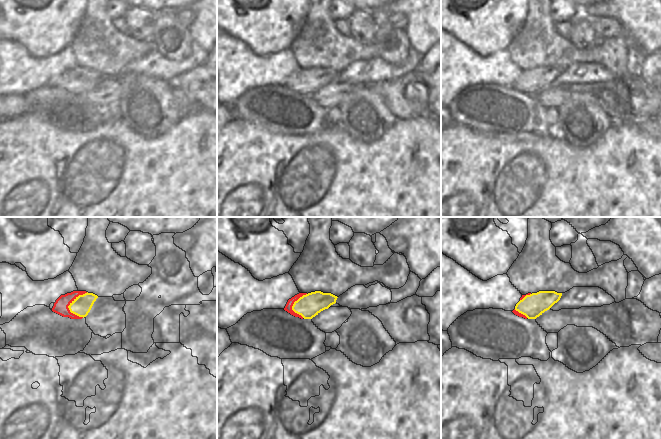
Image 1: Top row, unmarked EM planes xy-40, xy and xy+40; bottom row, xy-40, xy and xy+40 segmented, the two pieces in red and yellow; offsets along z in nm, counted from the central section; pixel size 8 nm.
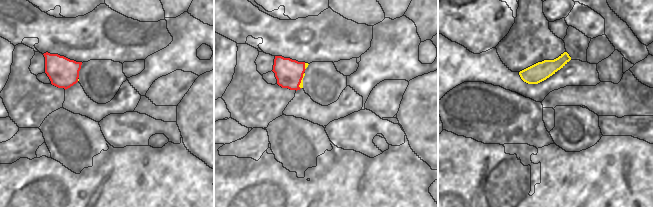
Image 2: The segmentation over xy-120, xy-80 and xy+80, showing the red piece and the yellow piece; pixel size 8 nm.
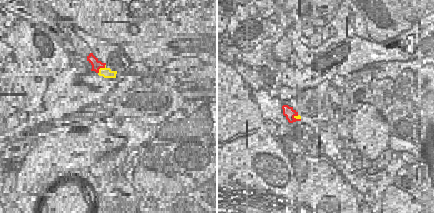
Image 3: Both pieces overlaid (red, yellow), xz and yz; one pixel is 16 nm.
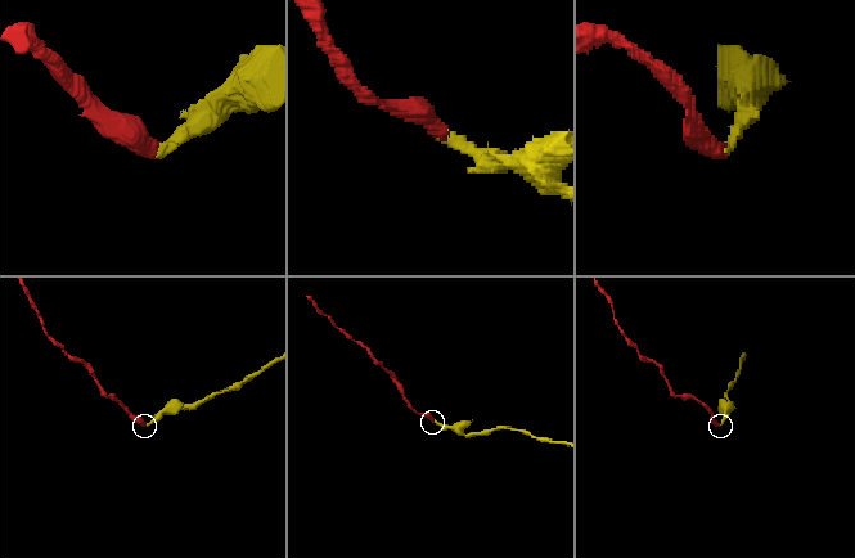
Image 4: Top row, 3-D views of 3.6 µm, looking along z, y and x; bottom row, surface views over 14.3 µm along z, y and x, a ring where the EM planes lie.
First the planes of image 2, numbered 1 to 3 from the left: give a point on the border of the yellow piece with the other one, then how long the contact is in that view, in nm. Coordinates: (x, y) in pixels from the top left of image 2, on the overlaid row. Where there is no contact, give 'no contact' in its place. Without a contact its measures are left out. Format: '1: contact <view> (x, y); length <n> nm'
1: no contact
2: contact xy-80 (300, 81); length 130 nm
3: no contact

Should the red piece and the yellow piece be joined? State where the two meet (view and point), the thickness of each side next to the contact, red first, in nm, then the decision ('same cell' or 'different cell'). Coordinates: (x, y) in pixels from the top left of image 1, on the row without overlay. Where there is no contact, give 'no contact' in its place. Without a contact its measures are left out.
contact xy-40 (73, 76); calibres 120 and 160 nm; different cell

